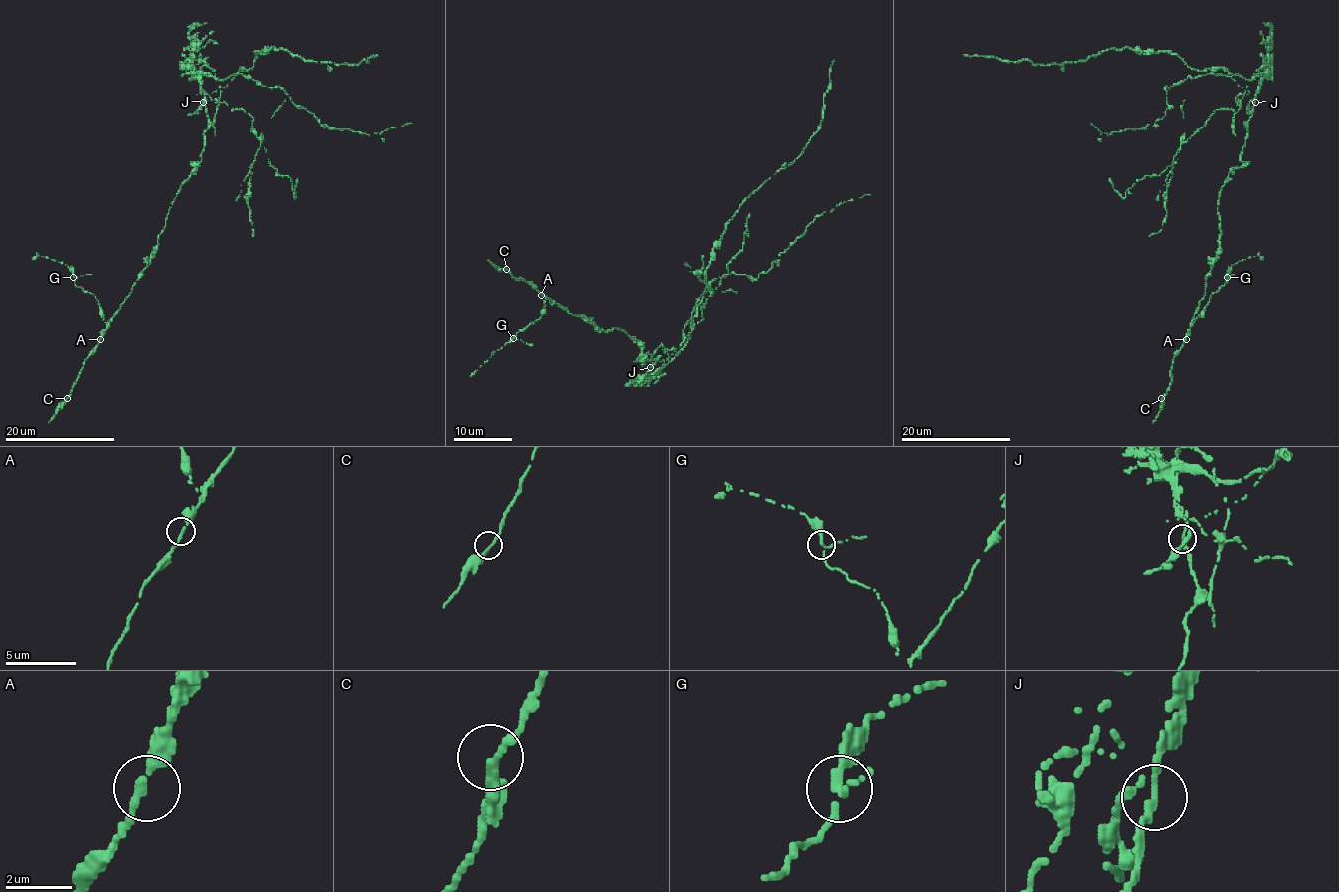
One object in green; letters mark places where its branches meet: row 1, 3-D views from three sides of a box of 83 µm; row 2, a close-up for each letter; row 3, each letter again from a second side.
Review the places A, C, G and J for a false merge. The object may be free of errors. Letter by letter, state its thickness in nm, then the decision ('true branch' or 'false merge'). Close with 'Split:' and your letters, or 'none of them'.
A: calibre 240 nm; true branch
C: calibre 240 nm; true branch
G: calibre 220 nm; true branch
J: calibre 180 nm; false merge
Split: J

